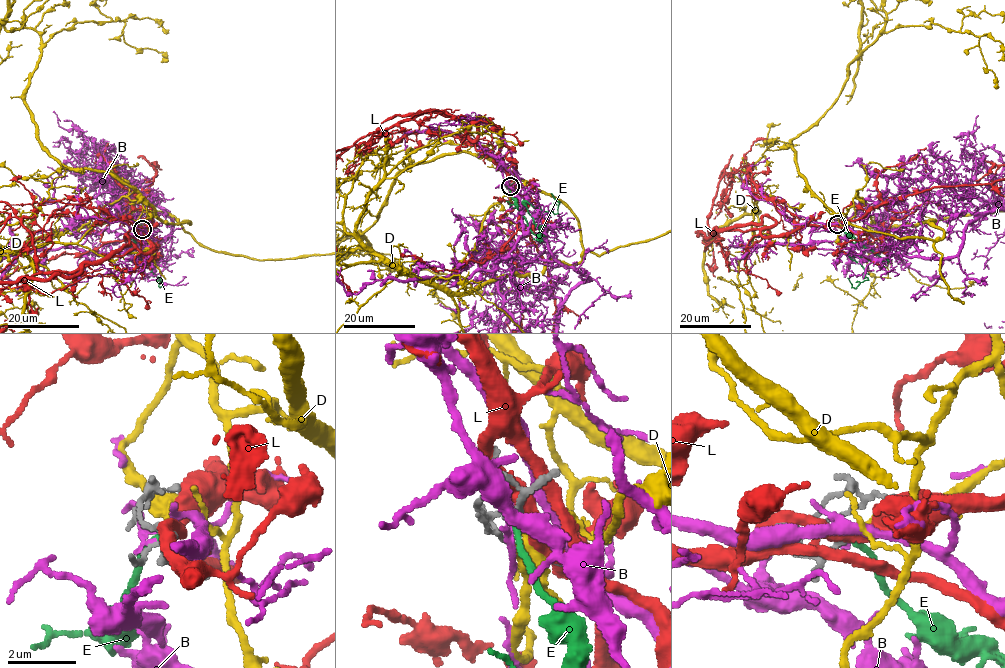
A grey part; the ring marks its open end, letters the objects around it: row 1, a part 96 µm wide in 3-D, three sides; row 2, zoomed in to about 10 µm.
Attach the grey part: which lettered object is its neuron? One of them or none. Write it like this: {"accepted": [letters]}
{"accepted": ["D"]}

